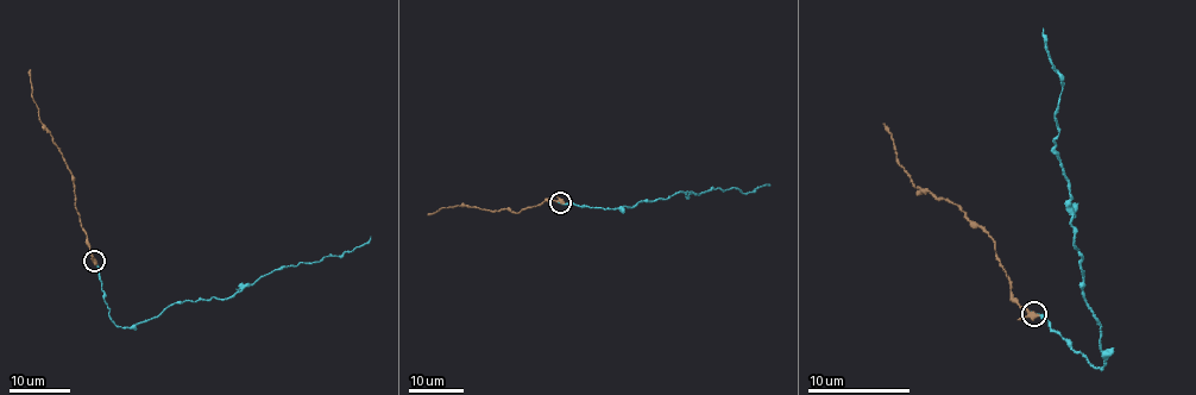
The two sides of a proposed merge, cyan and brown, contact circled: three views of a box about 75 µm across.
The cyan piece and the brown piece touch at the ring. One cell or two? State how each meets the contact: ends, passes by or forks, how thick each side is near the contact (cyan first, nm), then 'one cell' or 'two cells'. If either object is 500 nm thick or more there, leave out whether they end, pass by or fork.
cyan ends there; brown passes by; 200 nm thick on the cyan side, 380 nm on the other; one cell

